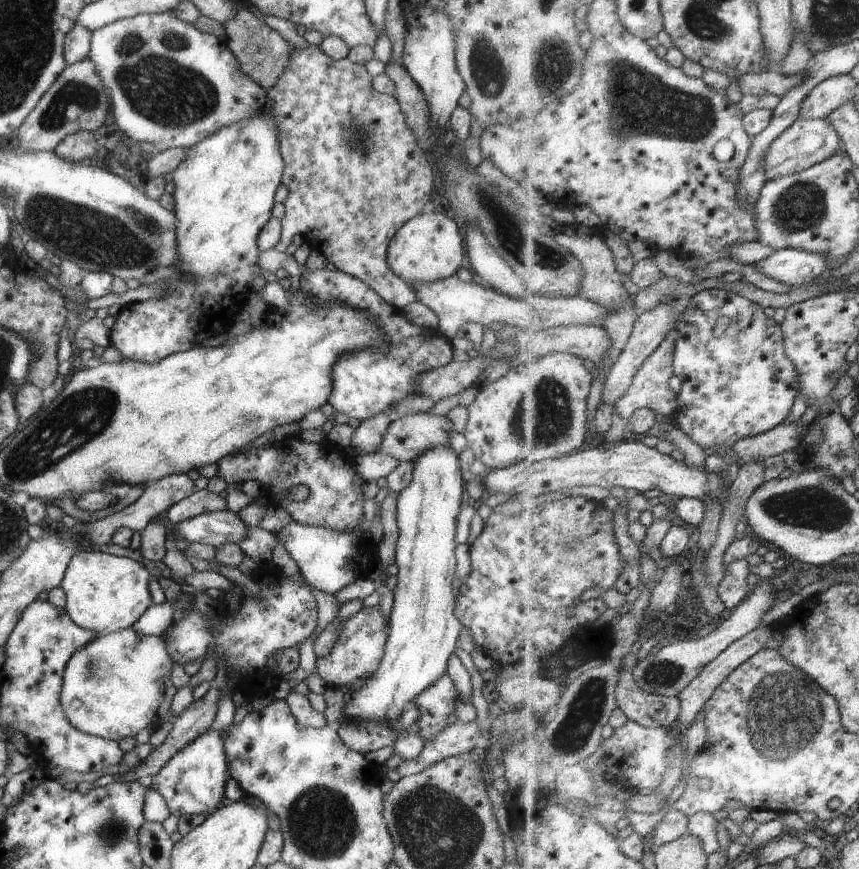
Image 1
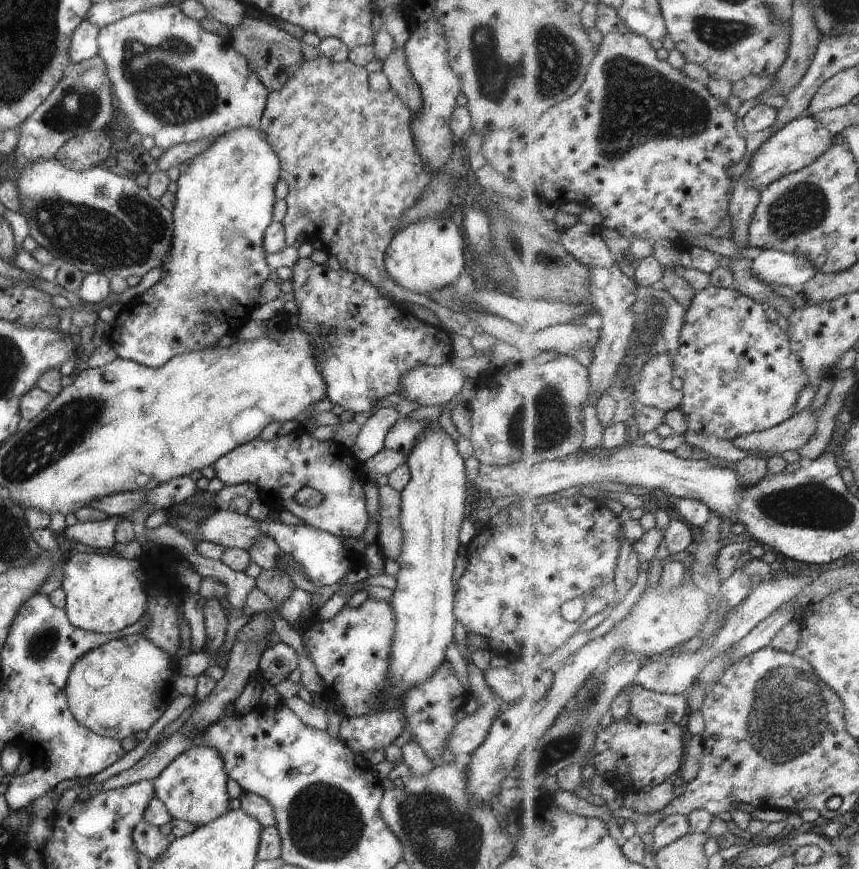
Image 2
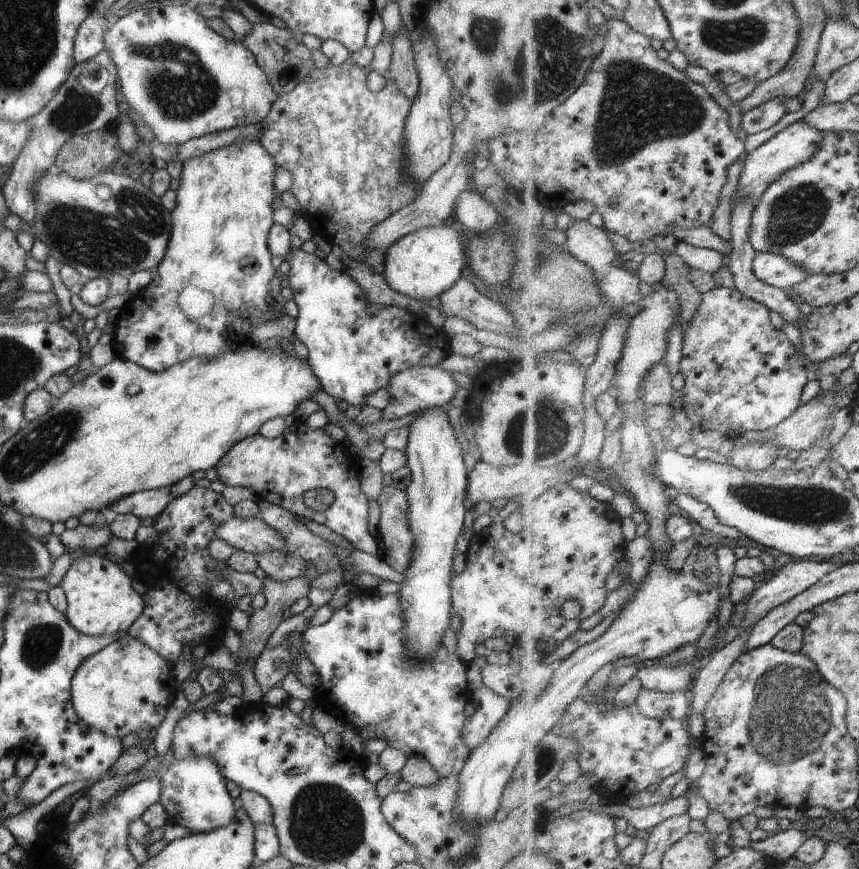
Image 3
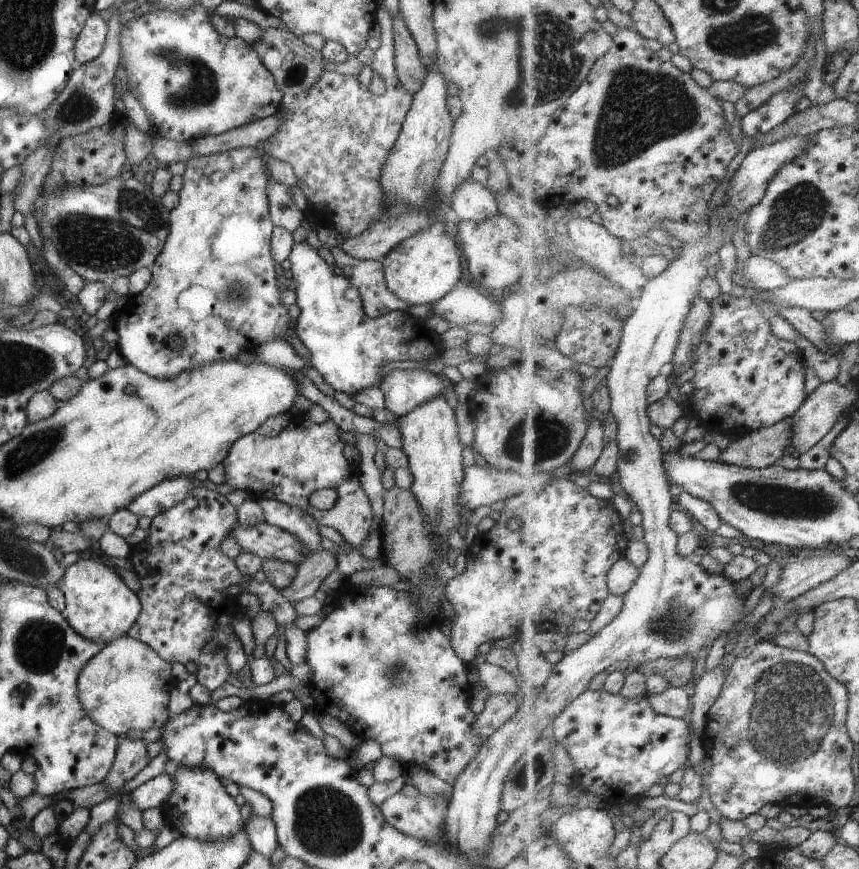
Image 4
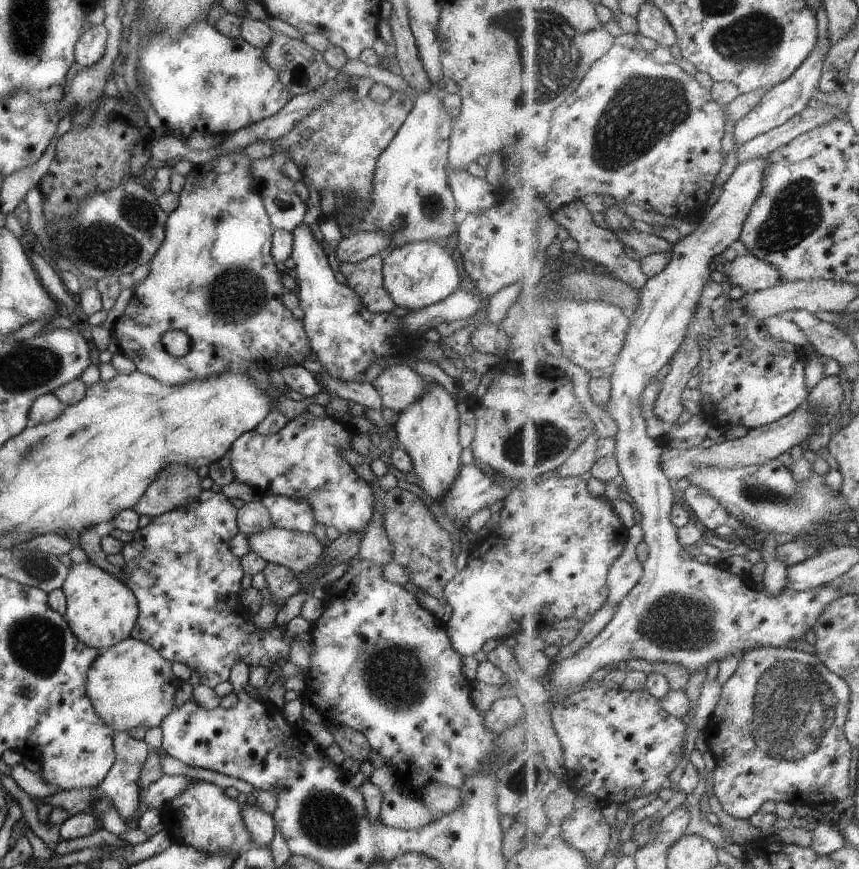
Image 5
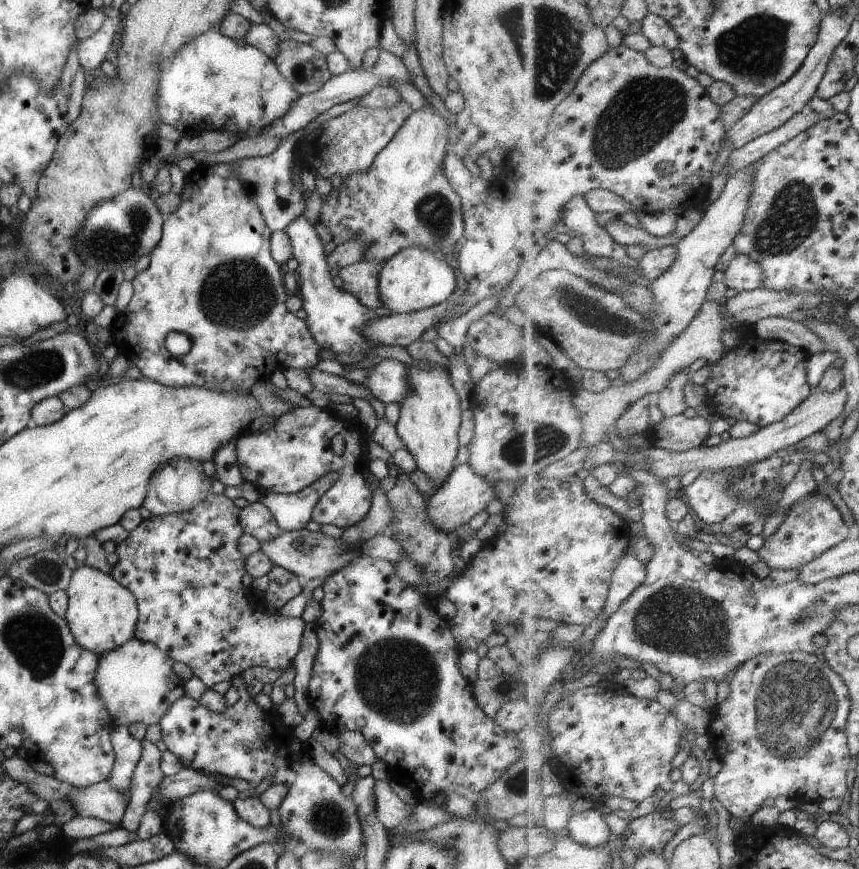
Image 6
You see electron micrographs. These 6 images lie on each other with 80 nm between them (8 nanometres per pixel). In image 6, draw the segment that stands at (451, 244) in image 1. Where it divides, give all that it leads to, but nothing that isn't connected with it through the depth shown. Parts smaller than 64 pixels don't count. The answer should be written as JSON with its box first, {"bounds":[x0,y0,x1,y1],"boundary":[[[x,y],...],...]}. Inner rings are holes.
{"bounds":[377,247,456,313],"boundary":[[[407,247],[382,264],[378,274],[377,292],[383,307],[389,308],[393,313],[417,312],[442,303],[456,290],[453,272],[447,265],[448,257],[436,257],[428,250]]]}

